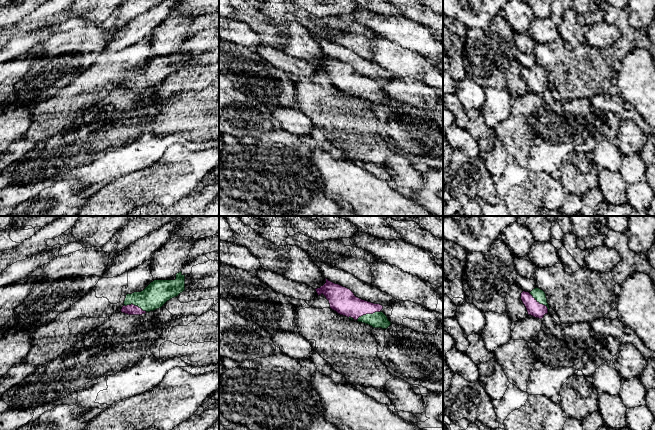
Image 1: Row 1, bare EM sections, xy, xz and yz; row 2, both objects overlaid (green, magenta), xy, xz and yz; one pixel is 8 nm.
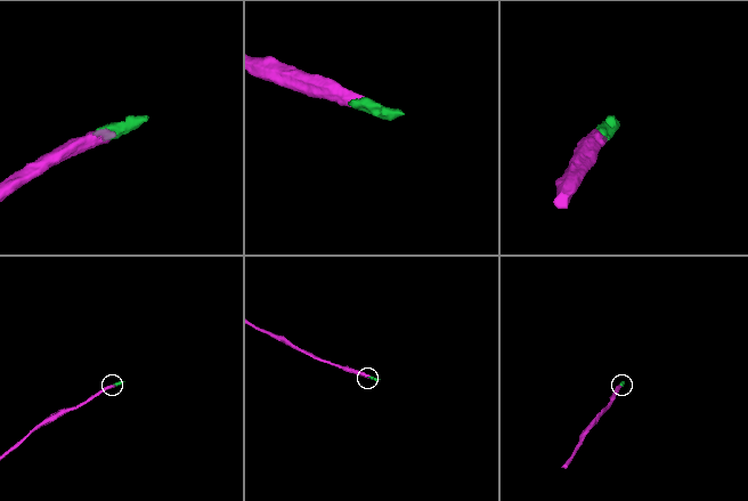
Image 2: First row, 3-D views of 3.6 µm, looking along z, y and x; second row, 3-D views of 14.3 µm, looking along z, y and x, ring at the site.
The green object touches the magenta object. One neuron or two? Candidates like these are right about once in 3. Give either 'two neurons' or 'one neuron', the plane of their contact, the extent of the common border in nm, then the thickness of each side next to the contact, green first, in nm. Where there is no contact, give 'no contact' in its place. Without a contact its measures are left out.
one neuron; contact in xz; length 200 nm; calibres 130 and 200 nm

